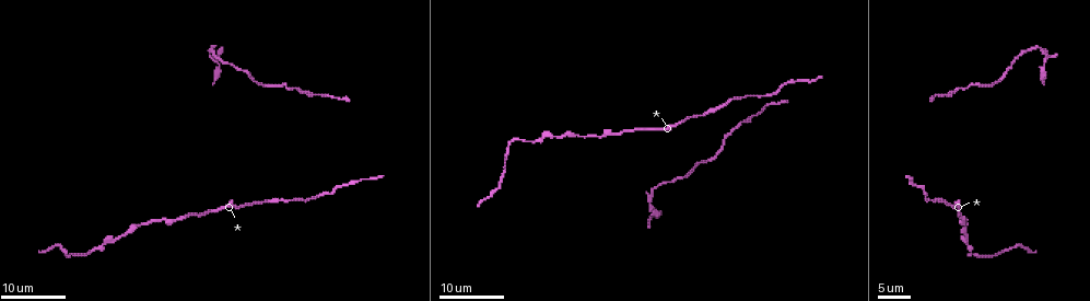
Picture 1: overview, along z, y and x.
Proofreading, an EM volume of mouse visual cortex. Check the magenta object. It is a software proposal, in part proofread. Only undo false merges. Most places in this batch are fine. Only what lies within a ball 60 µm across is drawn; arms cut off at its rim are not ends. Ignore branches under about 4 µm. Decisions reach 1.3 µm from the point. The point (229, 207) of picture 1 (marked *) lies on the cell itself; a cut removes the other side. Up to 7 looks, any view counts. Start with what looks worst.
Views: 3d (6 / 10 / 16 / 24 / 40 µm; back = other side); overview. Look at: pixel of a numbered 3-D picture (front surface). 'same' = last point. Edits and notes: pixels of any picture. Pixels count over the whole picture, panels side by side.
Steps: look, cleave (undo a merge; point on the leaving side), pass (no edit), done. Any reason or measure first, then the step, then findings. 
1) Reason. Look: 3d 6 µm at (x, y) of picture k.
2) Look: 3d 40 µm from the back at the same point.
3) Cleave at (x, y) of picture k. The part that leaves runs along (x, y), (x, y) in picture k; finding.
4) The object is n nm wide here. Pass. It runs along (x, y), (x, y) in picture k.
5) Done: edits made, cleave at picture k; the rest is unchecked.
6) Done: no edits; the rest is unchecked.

Calibre changes. Look: 3d 16 µm at (102, 247) of picture 1.

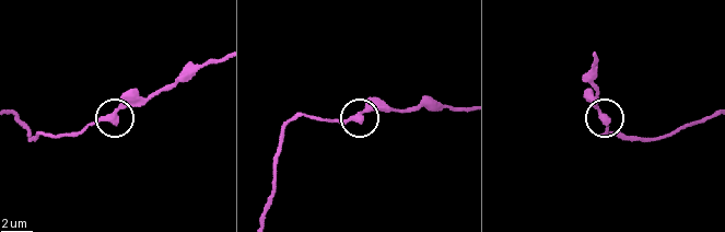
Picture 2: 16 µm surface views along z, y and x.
Closer look. Look: 3d 6 µm at (111, 118) of picture 2.

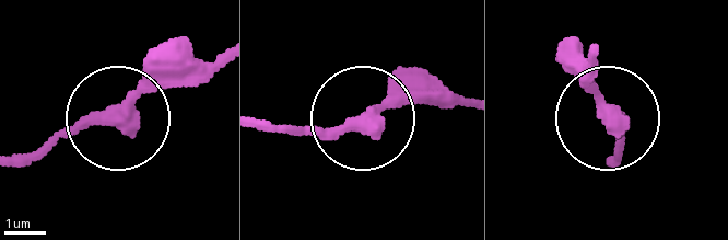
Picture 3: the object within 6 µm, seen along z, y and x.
Pass. One cell here.

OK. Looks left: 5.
Calibre changes. Look: 3d 24 µm at (513, 141) of picture 1.

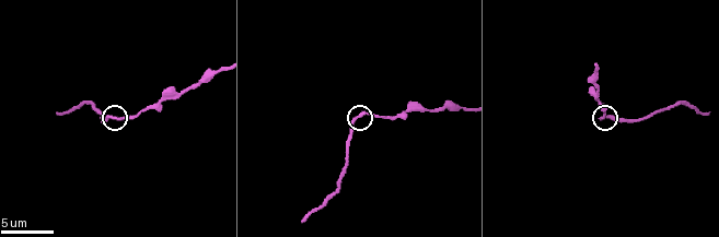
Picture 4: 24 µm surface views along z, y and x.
Look: 3d 6 µm at (358, 115) of picture 4.

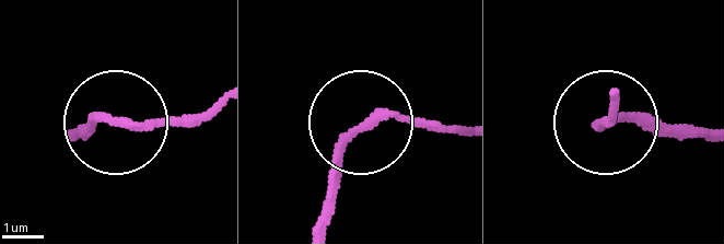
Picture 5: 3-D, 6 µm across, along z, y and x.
Cleave at (84, 140) of picture 5. The part that leaves runs along (347, 146), (326, 225) in picture 5; two cells meet here.

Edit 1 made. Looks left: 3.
See it whole again. Look: overview.

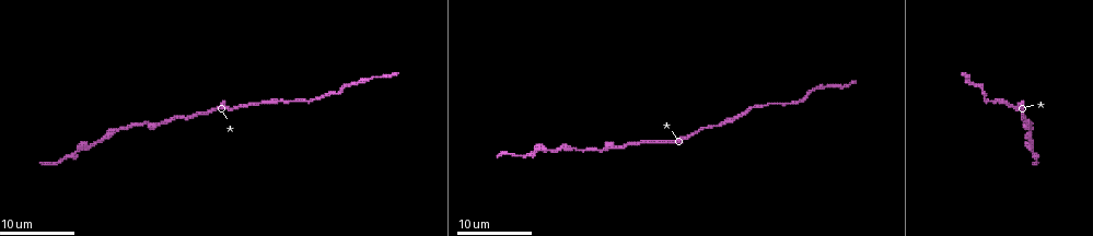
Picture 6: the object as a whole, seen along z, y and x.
Thick turns thin. Look: 3d 24 µm at (284, 100) of picture 6.

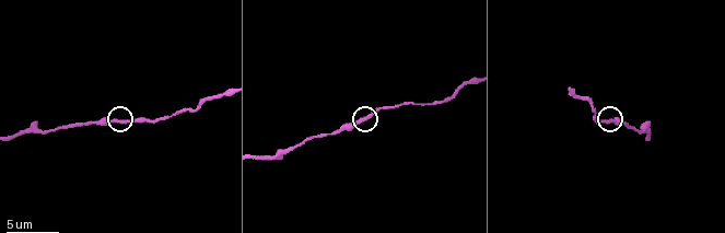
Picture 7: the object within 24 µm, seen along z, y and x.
Closer look. Look: 3d 10 µm at (611, 122) of picture 7.

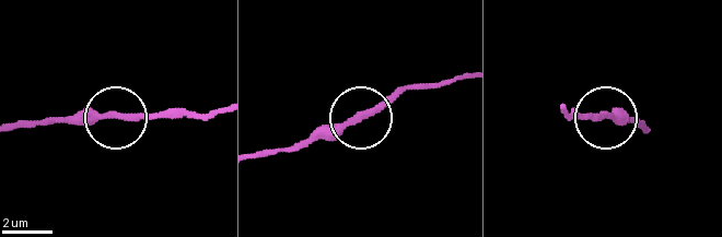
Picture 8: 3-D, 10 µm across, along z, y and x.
The object is 260 nm wide here. Pass. Continuous, no second cell.

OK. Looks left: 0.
Done: edits made, cleave at picture 5; the rest is unchecked.

